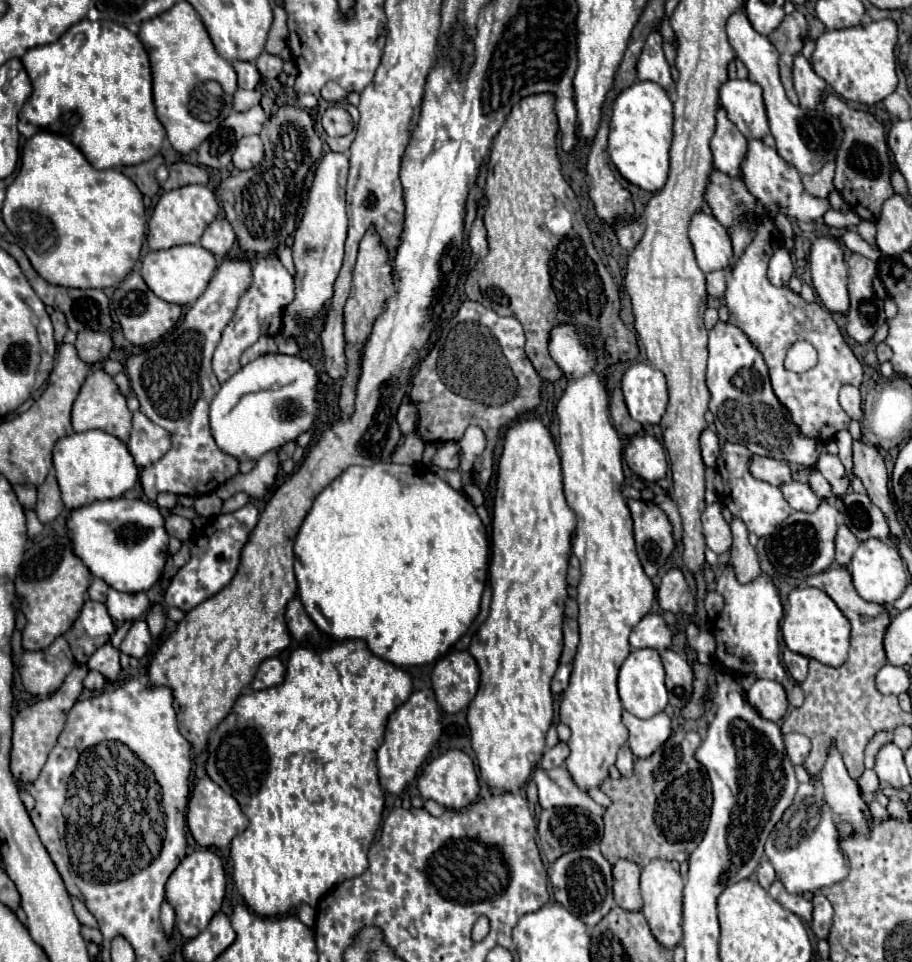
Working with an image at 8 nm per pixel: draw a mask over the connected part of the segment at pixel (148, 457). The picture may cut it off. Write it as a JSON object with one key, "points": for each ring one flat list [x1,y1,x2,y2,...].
{"points":[[136,411,132,419,132,433,128,441,128,451,134,457,136,467,146,467,158,461,170,447,168,433,152,423,144,413]]}

